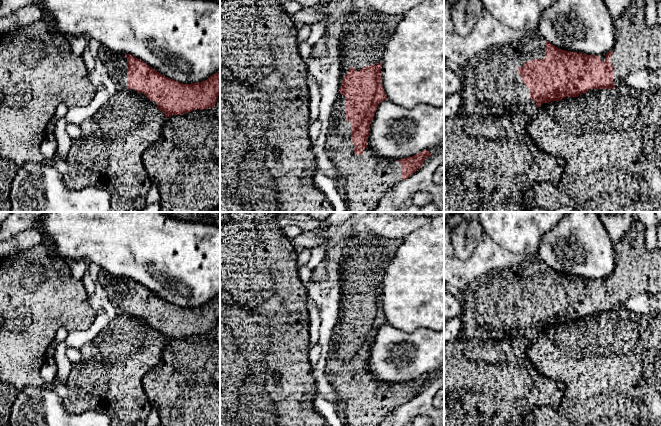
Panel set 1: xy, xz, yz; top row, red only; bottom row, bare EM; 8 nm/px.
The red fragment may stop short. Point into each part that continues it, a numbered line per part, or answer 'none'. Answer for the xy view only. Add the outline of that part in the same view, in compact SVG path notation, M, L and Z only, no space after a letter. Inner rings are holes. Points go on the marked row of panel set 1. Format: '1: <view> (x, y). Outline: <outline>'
1: xy (116, 62). Outline: M102 46L99 58L106 66L109 76L118 85L127 89L127 58L123 52L113 52Z

